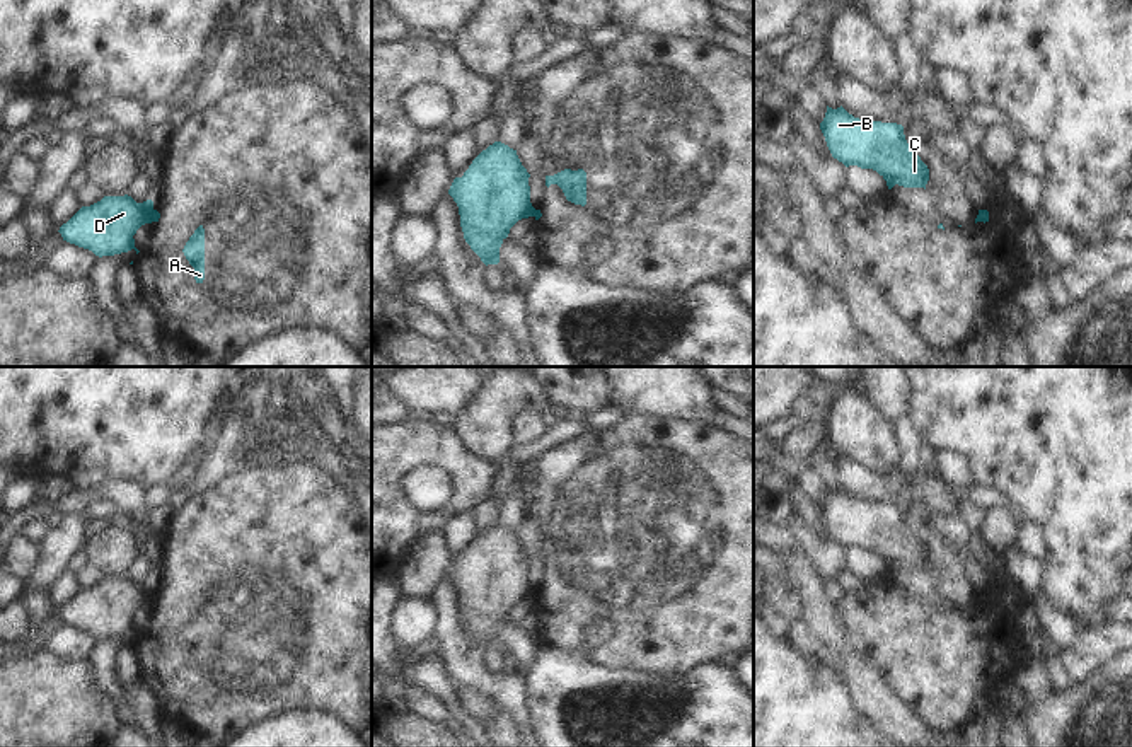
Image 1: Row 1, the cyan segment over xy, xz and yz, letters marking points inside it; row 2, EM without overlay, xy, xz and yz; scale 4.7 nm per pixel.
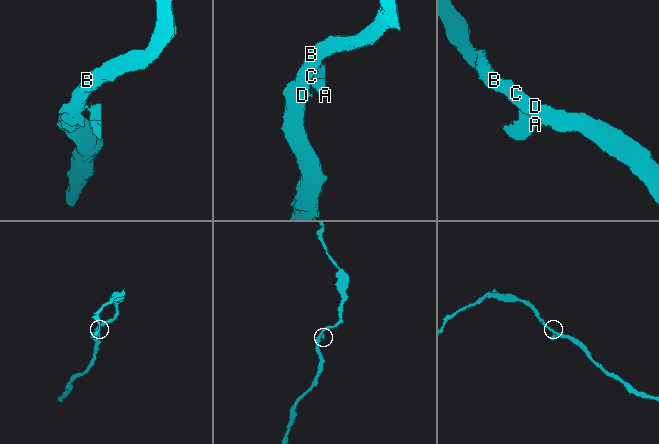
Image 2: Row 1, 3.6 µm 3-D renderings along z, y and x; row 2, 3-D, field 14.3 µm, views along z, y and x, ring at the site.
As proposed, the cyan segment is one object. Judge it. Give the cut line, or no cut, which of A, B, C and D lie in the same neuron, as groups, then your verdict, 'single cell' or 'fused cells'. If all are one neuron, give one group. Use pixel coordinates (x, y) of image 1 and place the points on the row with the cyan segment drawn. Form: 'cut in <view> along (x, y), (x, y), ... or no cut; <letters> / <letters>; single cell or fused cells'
cut in xy along (152, 210), (154, 220); A / B C D; fused cells

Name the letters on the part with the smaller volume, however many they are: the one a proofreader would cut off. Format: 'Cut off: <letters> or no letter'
Cut off: A

